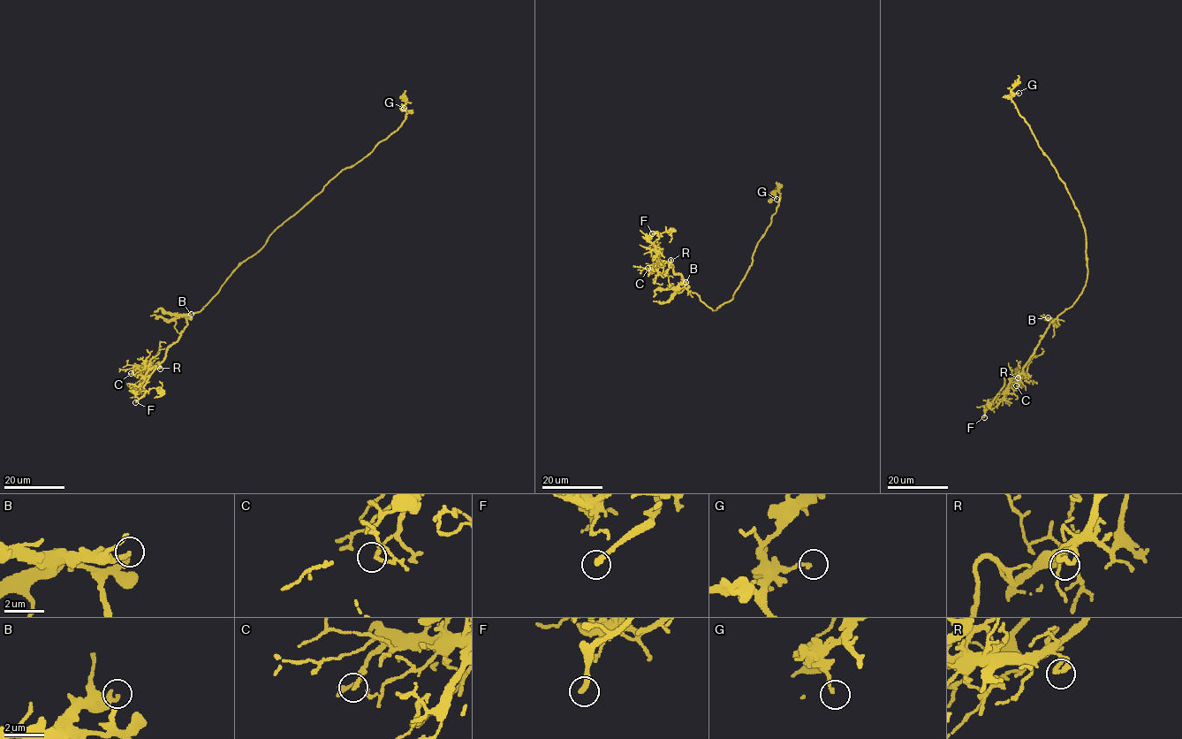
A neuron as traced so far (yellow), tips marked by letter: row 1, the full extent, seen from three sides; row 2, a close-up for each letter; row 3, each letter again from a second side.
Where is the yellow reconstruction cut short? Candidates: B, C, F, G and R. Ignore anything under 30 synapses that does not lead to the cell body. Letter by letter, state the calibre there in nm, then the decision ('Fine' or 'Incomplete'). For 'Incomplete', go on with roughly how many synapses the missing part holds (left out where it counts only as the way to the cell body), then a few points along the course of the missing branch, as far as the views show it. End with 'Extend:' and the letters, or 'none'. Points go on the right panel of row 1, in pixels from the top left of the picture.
B: Thickness 220 nm. Fine
C: Thickness 140 nm. Fine
F: Thickness 280 nm. Incomplete. Course of what is missing: (984, 417), (975, 424), (969, 420)
G: Thickness 150 nm. Fine
R: Thickness 280 nm. Fine
Extend: F

